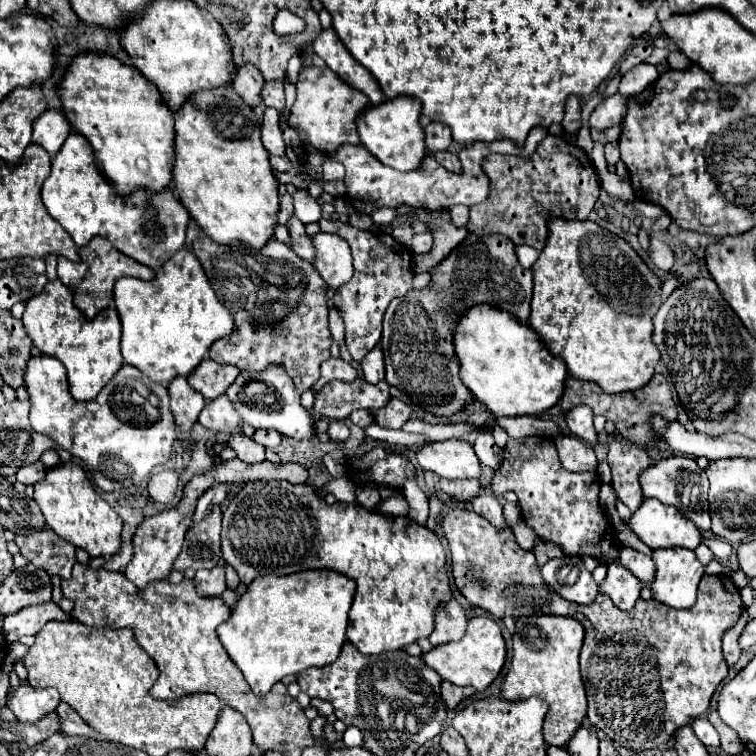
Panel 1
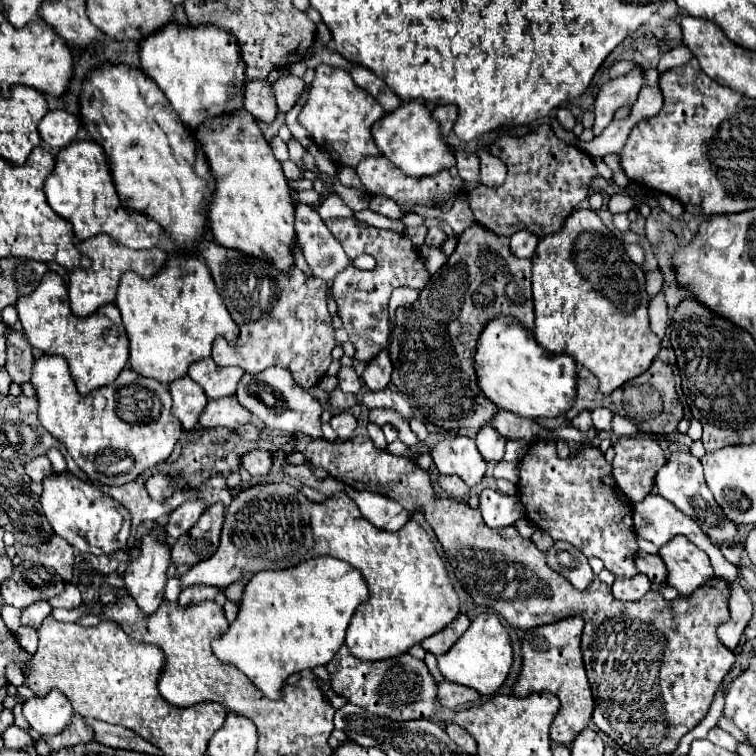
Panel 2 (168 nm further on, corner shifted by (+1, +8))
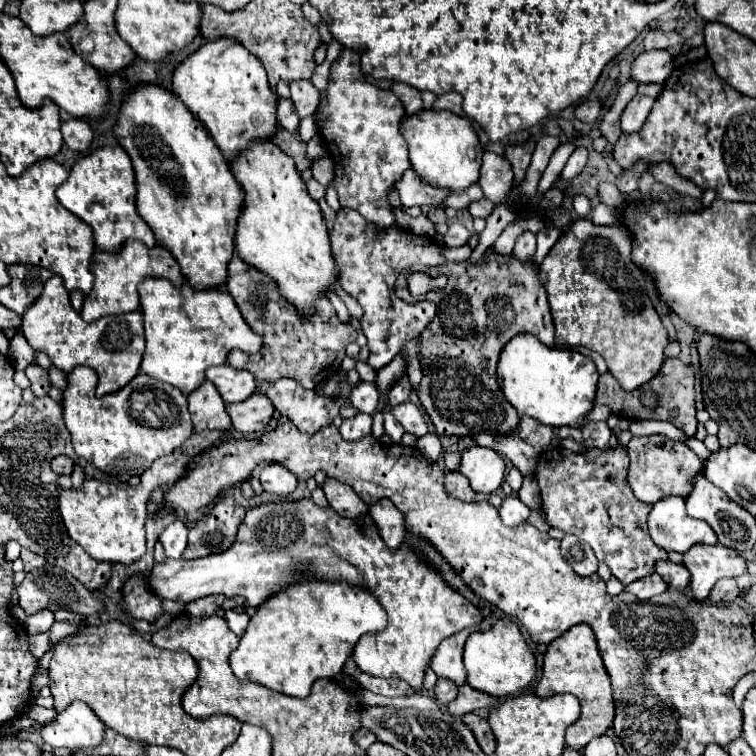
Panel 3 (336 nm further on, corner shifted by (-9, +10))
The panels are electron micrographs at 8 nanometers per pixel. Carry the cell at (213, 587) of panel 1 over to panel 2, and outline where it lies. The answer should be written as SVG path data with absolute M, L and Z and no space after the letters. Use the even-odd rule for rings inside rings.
M192 585L192 587L186 587L186 589L180 593L178 603L180 603L182 607L188 607L188 605L194 605L194 603L200 603L200 601L206 601L206 599L214 599L218 593L220 593L218 587Z

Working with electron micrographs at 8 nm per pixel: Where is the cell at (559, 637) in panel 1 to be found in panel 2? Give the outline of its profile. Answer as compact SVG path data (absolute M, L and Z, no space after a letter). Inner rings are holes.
M568 617L558 623L526 631L526 639L522 643L522 659L524 659L522 673L514 685L514 695L518 697L528 697L534 691L550 691L560 699L562 707L550 729L550 739L566 747L572 745L574 737L584 727L588 727L594 711L594 699L584 671L581 651L583 628L582 617Z

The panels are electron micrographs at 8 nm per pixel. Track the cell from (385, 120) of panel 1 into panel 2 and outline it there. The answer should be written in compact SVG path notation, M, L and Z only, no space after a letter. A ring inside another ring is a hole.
M424 101L402 103L392 113L386 113L374 127L372 137L384 157L388 157L398 169L414 177L432 177L444 169L456 165L454 149L446 143L440 125L432 119L432 113L424 109Z

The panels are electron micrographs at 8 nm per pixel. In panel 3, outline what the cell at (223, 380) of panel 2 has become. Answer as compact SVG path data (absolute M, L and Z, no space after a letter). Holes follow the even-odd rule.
M216 365L206 369L206 379L210 379L224 403L238 403L250 397L256 389L256 379L246 369L234 369L230 365Z

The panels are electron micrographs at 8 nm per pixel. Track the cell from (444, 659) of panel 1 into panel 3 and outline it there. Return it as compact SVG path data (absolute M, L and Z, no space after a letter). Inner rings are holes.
M500 619L488 631L476 631L468 637L464 647L464 667L468 673L466 683L494 697L514 695L516 691L528 687L536 675L536 659L518 625L510 619Z

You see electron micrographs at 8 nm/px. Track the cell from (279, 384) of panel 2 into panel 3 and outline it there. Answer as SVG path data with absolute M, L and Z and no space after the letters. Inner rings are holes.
M280 377L276 381L260 381L256 393L266 395L282 417L292 421L302 433L308 435L318 433L338 415L338 405L334 399L304 389L298 381L290 377Z

